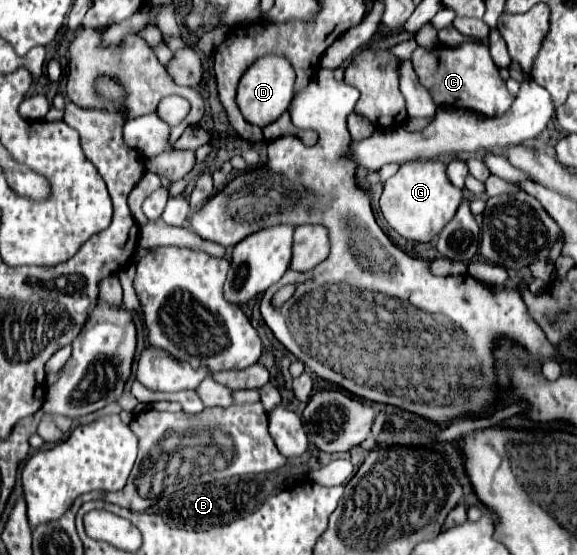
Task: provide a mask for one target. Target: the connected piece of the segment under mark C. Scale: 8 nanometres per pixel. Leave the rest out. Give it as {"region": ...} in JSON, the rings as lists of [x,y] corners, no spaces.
{"region":[[[464,43],[460,47],[438,45],[432,51],[418,47],[412,55],[412,65],[436,105],[456,105],[458,109],[474,109],[486,117],[500,117],[514,101],[514,95],[506,89],[506,81],[500,77],[500,69],[494,65],[488,45],[484,43]]]}

